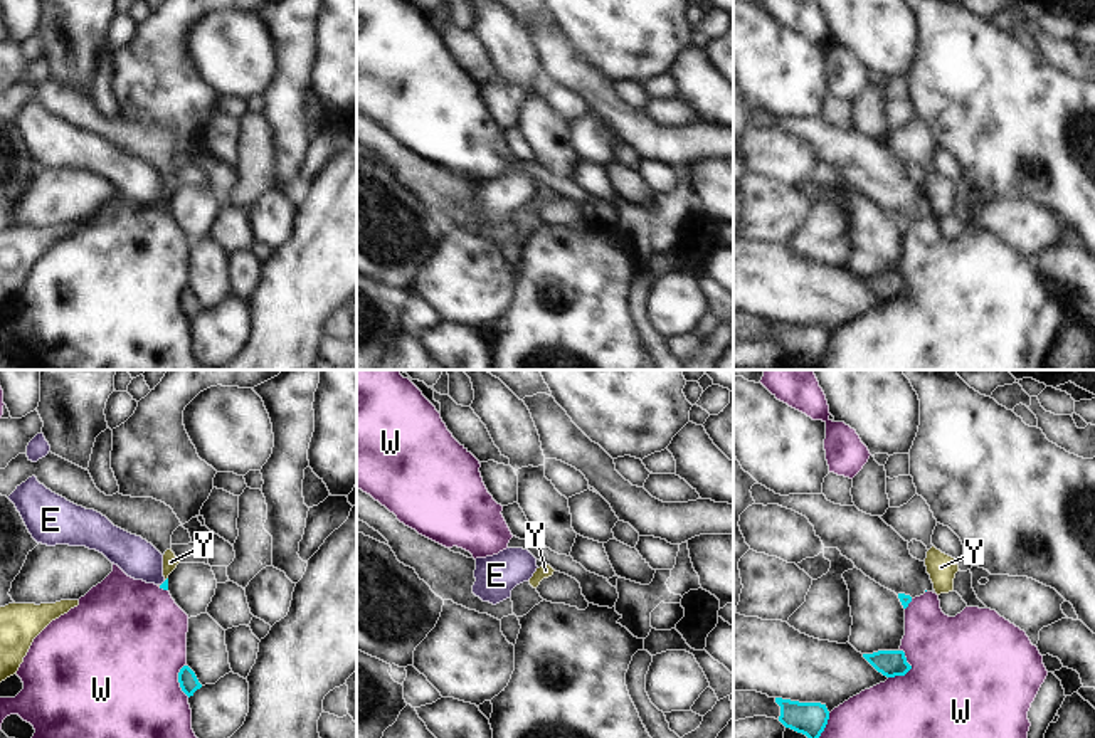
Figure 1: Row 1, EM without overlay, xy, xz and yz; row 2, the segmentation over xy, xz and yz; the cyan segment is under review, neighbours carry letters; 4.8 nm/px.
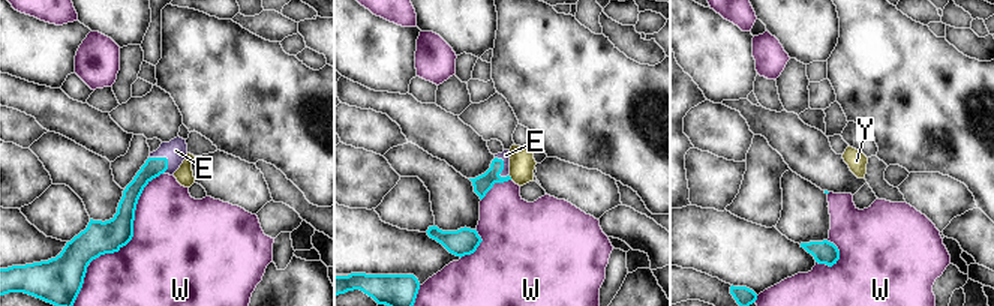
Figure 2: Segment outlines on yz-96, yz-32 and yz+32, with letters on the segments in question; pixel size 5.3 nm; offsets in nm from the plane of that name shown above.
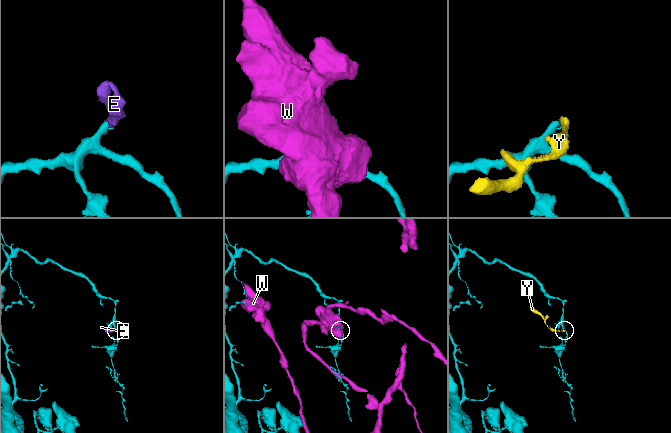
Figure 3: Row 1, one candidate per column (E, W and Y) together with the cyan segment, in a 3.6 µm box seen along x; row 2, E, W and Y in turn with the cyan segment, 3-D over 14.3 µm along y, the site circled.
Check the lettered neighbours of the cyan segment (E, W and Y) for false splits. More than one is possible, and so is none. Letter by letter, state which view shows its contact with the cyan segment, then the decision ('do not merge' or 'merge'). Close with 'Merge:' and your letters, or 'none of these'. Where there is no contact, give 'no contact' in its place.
E: contact in xy; merge
W: contact in yz; do not merge
Y: no contact; do not merge
Merge: E

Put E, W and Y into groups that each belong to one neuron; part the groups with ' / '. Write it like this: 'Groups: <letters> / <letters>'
Groups: E / W / Y.

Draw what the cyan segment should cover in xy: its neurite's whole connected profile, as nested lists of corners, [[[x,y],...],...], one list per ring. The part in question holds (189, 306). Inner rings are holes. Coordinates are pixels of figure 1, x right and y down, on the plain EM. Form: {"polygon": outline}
{"polygon": [[[183,289],[180,293],[180,296],[178,296],[178,306],[180,306],[182,314],[188,321],[193,319],[193,316],[202,311],[202,308],[198,306],[195,296],[188,289]]]}

